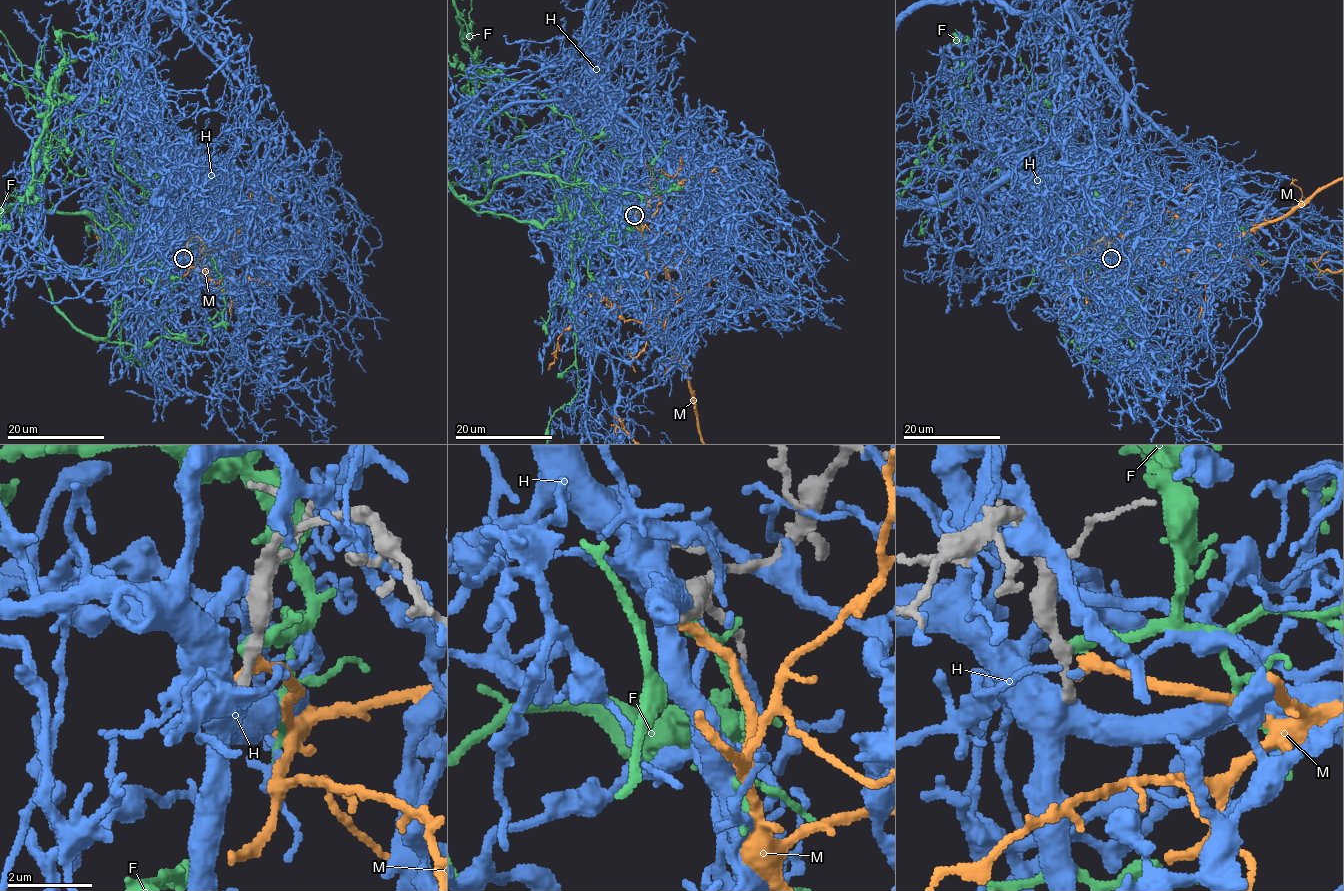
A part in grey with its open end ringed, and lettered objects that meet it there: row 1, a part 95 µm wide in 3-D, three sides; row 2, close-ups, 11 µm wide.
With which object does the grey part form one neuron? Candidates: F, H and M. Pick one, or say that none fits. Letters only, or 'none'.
none

